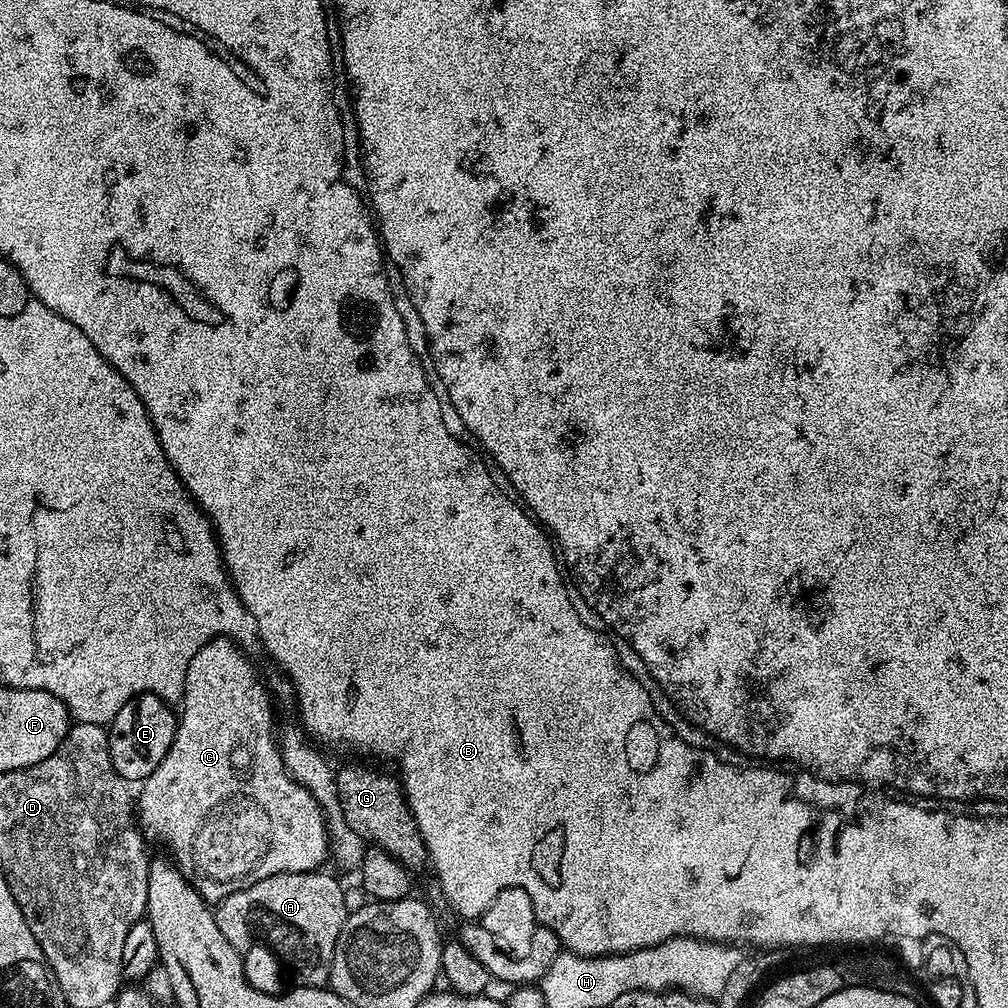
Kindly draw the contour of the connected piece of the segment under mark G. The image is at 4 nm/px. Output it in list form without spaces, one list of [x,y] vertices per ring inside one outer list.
[[[371,763],[344,764],[335,769],[338,798],[345,815],[346,824],[350,826],[365,845],[386,850],[388,854],[406,870],[419,874],[423,868],[429,867],[430,861],[426,842],[422,842],[422,834],[418,830],[418,822],[414,822],[414,814],[404,796],[404,786],[395,775],[383,772],[380,768],[371,768]]]

